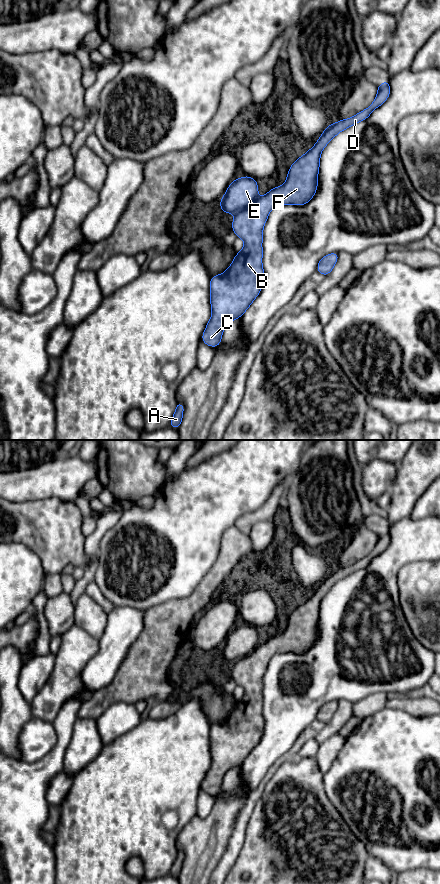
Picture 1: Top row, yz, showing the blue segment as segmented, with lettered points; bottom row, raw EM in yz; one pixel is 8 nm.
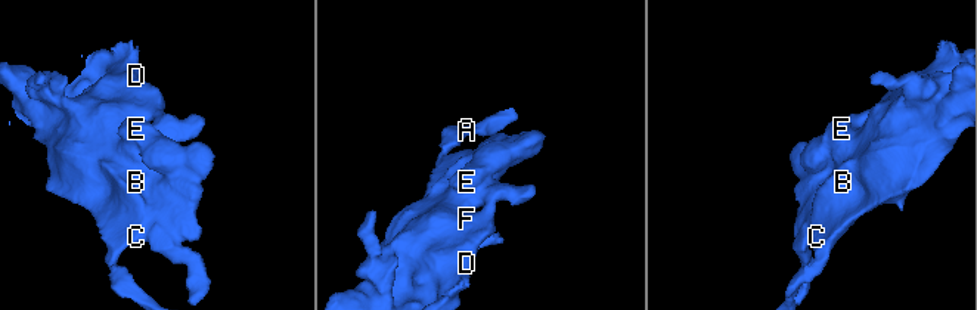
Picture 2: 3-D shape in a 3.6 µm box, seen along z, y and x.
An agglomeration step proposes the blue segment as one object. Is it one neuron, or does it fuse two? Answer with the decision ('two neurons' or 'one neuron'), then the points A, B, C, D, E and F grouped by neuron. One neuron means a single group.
one neuron; groups A B C D E F

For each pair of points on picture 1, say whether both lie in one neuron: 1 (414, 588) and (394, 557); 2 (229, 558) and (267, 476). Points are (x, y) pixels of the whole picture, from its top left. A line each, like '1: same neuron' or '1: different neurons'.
1: different neurons
2: different neurons

